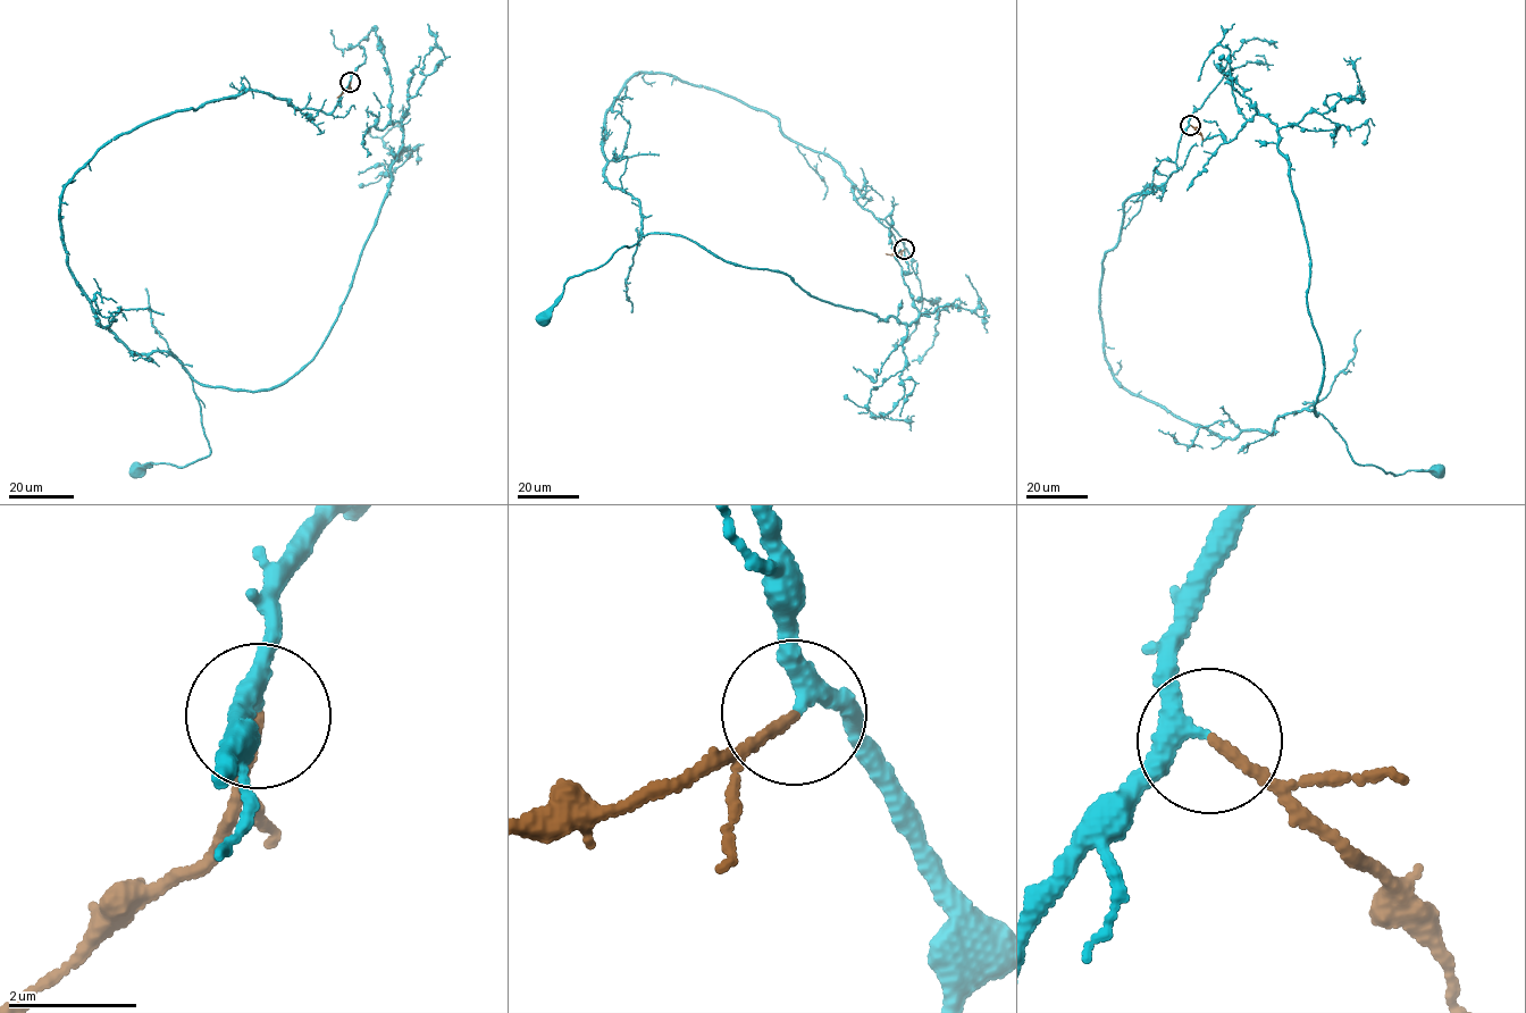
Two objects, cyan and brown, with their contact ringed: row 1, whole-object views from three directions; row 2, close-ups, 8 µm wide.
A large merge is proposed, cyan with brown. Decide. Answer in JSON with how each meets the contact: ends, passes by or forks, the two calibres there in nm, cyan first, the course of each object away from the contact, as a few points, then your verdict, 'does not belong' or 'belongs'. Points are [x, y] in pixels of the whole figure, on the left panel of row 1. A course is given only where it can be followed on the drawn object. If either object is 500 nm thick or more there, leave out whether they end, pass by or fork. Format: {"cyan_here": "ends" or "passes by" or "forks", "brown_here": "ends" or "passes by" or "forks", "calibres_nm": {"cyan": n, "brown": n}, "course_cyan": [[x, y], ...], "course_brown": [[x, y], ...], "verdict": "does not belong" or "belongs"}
{"cyan_here": "passes by", "brown_here": "ends", "calibres_nm": {"cyan": 240, "brown": 160}, "course_cyan": [[351, 82], [327, 112], [248, 90], [166, 115], [66, 184], [98, 321], [199, 404], [208, 455], [136, 470]], "course_brown": [[351, 82], [337, 97]], "verdict": "belongs"}

